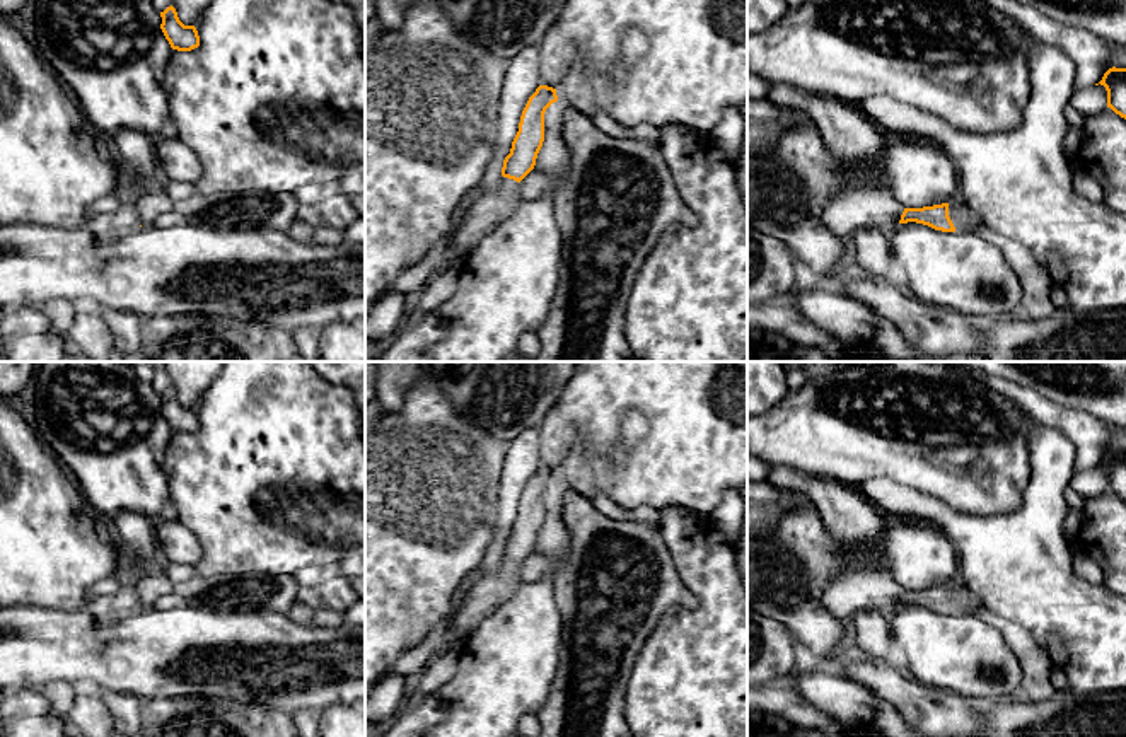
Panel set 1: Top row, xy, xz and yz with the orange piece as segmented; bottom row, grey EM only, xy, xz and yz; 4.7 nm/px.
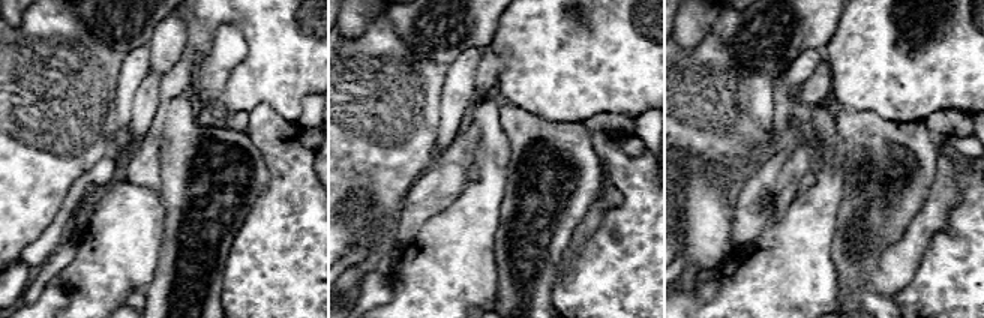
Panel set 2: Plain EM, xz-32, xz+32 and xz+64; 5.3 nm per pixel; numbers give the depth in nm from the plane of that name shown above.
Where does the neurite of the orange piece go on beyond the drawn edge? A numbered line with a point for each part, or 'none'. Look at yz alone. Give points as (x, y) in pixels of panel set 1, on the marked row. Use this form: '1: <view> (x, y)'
1: yz (963, 217)

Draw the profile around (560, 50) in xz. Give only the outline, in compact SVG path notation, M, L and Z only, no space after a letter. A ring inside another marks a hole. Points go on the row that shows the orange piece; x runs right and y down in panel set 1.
M558 20L539 46L541 78L539 85L556 89L558 82L568 73L578 58L578 41L570 34L566 26Z

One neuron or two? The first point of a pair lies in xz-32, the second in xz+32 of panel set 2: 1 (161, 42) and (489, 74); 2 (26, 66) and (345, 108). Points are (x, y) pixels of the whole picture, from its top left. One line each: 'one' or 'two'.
1: one
2: one

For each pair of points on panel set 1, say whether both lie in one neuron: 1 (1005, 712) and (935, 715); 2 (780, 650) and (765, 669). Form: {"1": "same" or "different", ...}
{"1": "different", "2": "same"}

